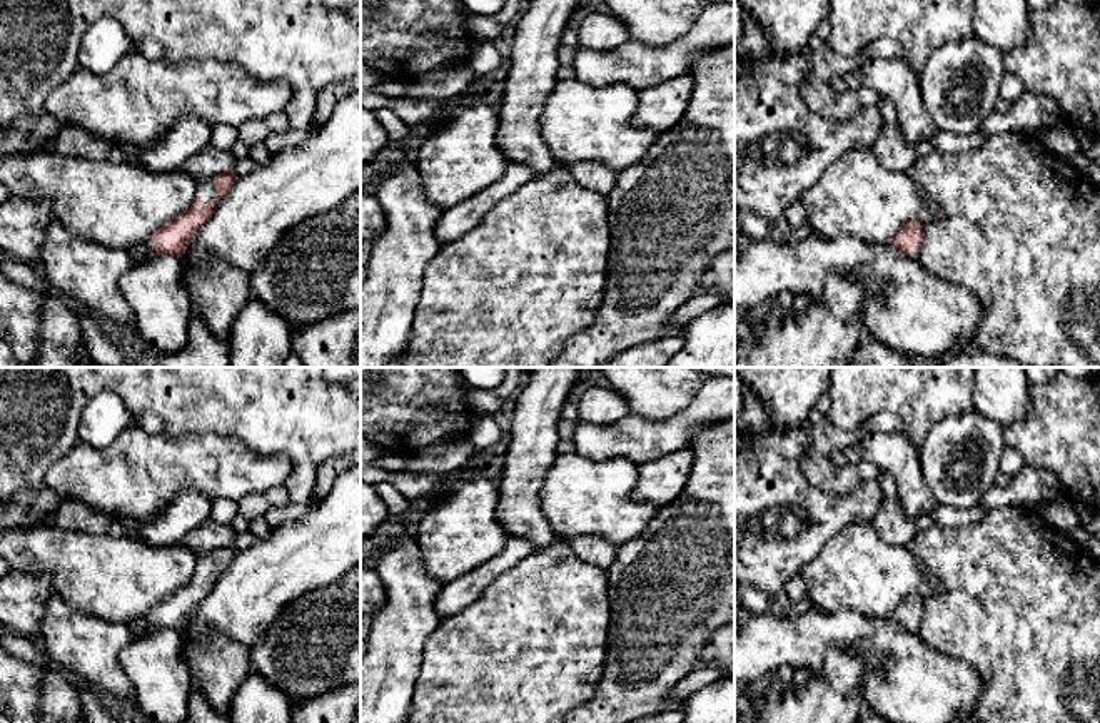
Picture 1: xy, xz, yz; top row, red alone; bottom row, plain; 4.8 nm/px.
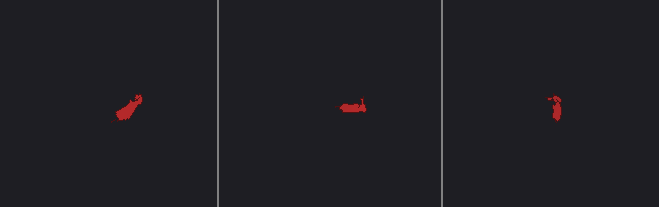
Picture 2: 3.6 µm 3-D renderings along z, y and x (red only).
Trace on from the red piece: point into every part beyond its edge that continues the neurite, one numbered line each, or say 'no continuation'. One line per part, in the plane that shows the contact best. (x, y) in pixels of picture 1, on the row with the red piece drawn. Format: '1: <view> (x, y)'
1: xy (207, 191)
2: xy (139, 252)

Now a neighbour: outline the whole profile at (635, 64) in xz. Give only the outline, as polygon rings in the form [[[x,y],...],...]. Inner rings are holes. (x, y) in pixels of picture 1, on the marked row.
[[[734,0],[706,2],[693,28],[674,43],[649,47],[629,38],[604,52],[578,47],[573,68],[583,83],[624,83],[639,92],[688,73],[696,53],[706,53],[733,42]]]

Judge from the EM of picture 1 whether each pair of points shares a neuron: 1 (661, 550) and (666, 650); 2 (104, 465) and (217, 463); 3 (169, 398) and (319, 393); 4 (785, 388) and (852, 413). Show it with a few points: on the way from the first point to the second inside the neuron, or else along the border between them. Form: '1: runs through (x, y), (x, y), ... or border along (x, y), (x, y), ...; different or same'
1: runs through (665, 575), (665, 625); same
2: runs through (132, 465), (189, 463); same
3: runs through (206, 398), (282, 401); same
4: border along (830, 384), (827, 391); different

